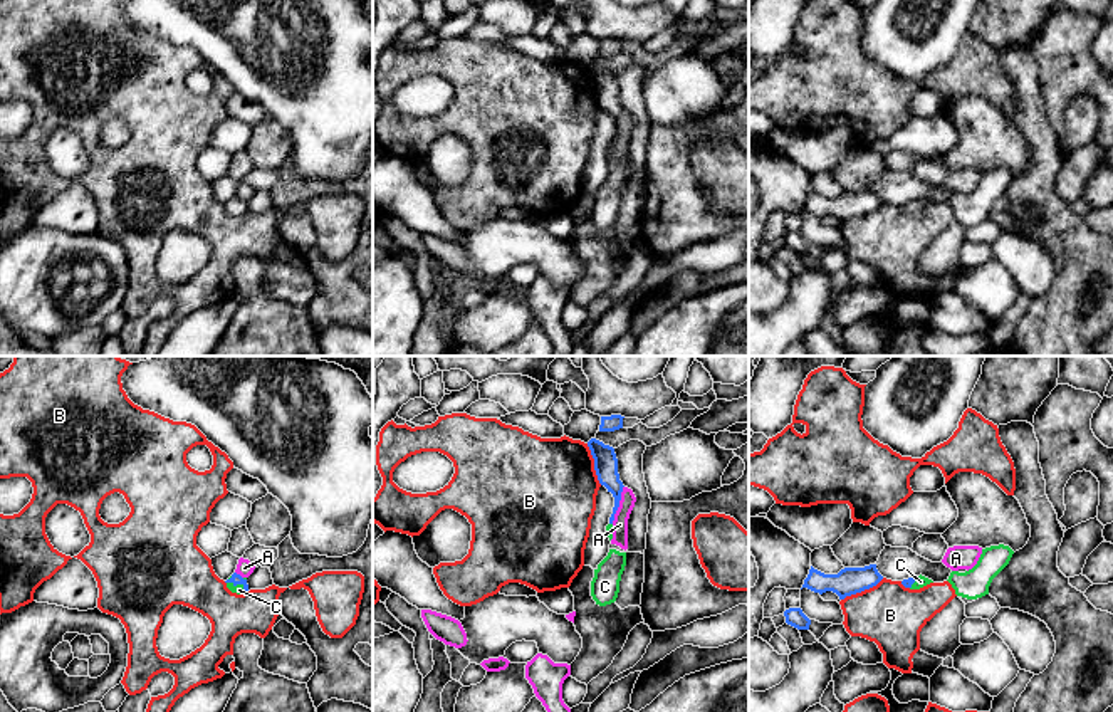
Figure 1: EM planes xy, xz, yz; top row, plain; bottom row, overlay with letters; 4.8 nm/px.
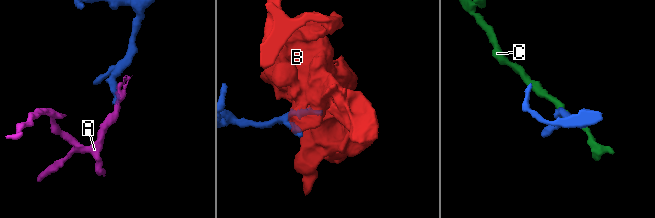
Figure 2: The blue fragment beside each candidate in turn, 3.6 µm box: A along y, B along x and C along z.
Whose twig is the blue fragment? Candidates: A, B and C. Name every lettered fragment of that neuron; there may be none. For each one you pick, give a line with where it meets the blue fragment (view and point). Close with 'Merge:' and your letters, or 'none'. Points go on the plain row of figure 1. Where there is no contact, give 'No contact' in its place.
C: Touches blue at xy (237, 207)
Merge: C

